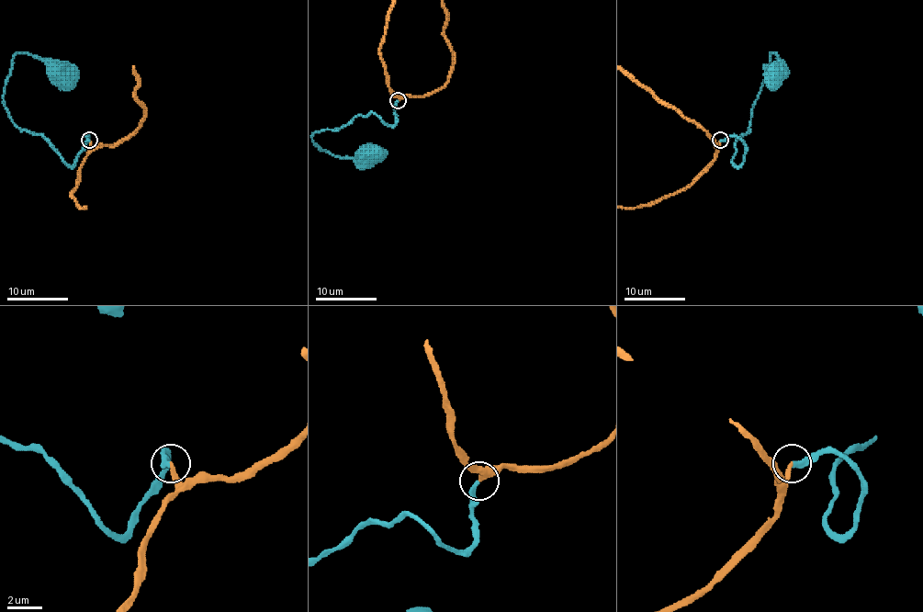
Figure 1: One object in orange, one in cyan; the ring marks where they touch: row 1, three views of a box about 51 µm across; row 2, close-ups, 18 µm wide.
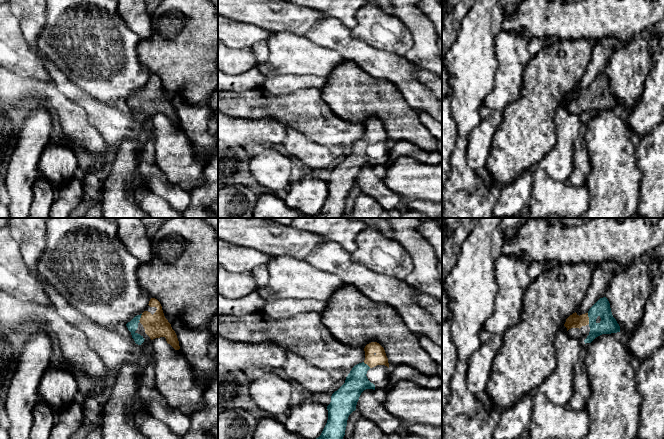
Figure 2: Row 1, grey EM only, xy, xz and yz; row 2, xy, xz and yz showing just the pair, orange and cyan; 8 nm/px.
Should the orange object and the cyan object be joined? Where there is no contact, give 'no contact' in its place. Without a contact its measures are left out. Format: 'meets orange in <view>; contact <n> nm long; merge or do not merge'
meets orange in yz; contact 90 nm long; merge

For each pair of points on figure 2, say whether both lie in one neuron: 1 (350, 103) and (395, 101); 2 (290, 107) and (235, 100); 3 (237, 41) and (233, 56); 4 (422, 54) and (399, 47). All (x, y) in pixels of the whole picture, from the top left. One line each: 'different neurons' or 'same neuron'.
1: same neuron
2: same neuron
3: different neurons
4: different neurons

